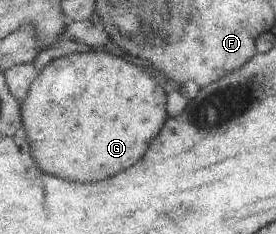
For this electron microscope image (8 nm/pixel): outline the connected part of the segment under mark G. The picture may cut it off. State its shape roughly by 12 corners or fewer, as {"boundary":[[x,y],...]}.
{"boundary":[[52,60],[19,102],[40,171],[136,165],[168,119],[144,67]]}

